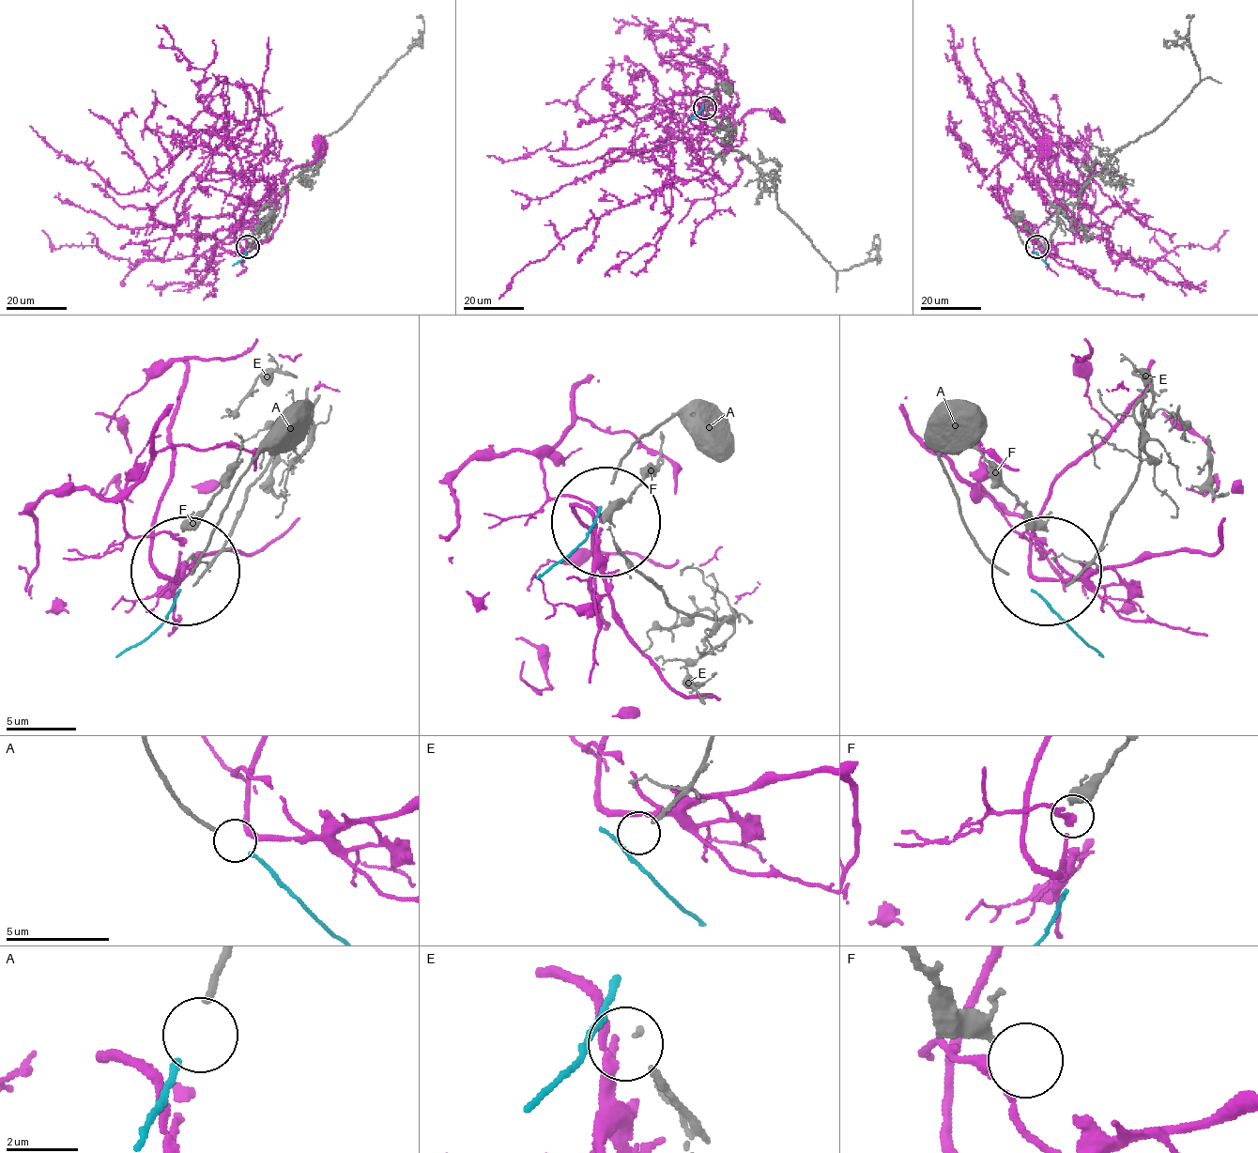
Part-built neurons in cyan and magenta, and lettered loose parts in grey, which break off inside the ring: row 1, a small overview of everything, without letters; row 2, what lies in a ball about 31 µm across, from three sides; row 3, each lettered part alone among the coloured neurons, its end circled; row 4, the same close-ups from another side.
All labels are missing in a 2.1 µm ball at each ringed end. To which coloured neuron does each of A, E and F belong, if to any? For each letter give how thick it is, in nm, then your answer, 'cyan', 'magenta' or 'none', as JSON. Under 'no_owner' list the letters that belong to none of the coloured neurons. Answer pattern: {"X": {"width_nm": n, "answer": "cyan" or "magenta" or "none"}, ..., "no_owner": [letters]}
{"A": {"width_nm": 190, "answer": "cyan"}, "E": {"width_nm": 190, "answer": "none"}, "F": {"width_nm": 340, "answer": "none"}, "no_owner": ["E", "F"]}

